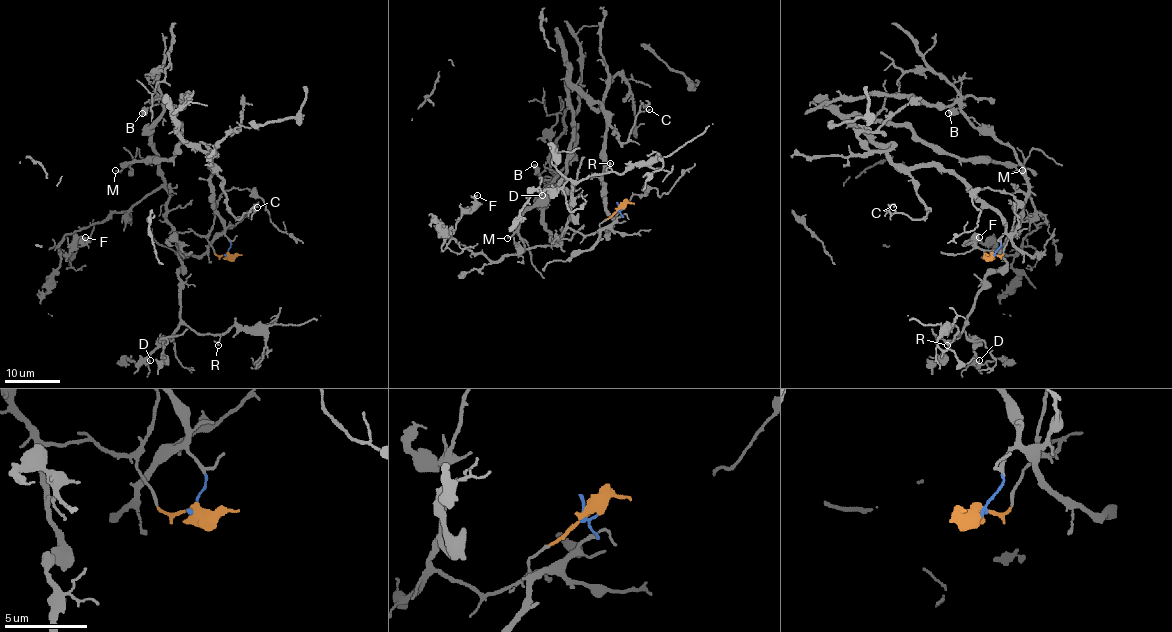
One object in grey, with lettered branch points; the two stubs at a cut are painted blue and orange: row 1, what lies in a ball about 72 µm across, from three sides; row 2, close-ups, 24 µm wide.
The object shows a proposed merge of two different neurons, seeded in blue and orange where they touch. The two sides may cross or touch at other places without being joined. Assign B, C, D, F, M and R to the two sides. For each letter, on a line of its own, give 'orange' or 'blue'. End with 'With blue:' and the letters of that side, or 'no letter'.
B: orange
C: blue
D: orange
F: orange
M: blue
R: orange
With blue: C, M

